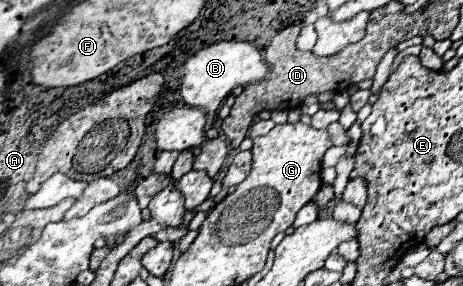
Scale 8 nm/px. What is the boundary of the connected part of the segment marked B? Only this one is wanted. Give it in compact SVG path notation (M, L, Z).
M217 42L209 48L203 48L201 52L193 54L185 62L185 76L181 82L181 96L189 106L201 106L207 110L207 114L215 116L221 102L231 94L233 88L245 86L249 82L263 80L267 76L267 64L261 56L261 52L249 44L249 42Z

